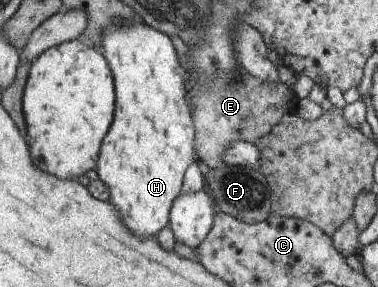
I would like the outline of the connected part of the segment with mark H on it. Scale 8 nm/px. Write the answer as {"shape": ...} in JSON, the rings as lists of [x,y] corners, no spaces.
{"shape":[[[143,20],[130,25],[111,25],[105,33],[102,34],[102,46],[98,49],[105,56],[110,63],[111,70],[114,74],[116,84],[116,112],[114,114],[114,124],[110,128],[110,133],[104,138],[102,144],[100,159],[95,170],[99,178],[111,189],[111,201],[126,222],[126,225],[139,236],[147,234],[147,236],[159,234],[167,225],[170,224],[170,214],[175,200],[183,193],[184,181],[186,172],[190,166],[195,163],[195,149],[196,149],[196,124],[193,122],[192,112],[189,112],[189,104],[187,104],[190,92],[185,92],[185,68],[179,60],[179,54],[175,50],[175,44],[171,40],[171,35],[165,34],[151,25],[148,25]]]}

